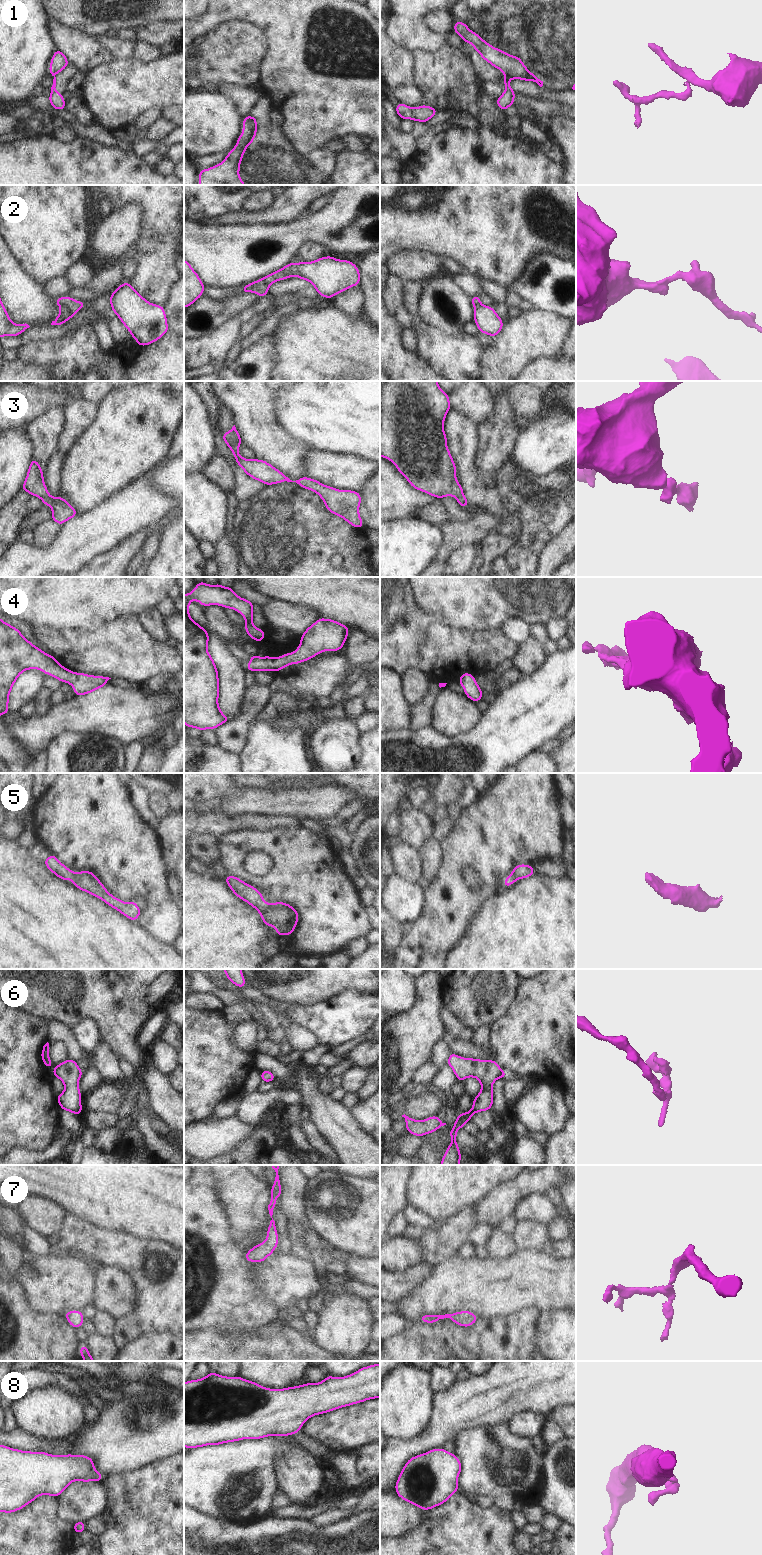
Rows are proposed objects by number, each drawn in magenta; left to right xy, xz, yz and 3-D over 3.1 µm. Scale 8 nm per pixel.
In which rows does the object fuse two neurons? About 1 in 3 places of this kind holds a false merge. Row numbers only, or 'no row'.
1, 2

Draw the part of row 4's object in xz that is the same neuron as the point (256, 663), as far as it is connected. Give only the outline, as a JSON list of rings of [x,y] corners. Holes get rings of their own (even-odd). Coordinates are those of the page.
[[[318,618],[301,635],[299,647],[293,653],[285,653],[277,658],[269,655],[258,657],[250,655],[251,659],[246,665],[247,670],[281,671],[290,664],[299,664],[307,661],[324,651],[338,651],[344,646],[349,634],[349,628],[335,620]]]

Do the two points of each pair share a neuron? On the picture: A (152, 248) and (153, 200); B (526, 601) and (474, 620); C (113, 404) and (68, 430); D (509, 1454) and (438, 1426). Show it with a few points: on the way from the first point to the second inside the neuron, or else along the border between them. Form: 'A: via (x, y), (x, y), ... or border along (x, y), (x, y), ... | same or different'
A: via (150, 236), (153, 212) | same
B: via (513, 601), (493, 601), (487, 607) | same
C: border along (97, 404), (97, 416), (82, 433) | different
D: border along (481, 1426), (466, 1428), (455, 1439) | different

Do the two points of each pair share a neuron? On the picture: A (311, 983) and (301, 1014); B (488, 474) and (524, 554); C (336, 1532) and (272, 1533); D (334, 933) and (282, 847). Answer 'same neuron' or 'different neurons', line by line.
A: different neurons
B: different neurons
C: same neuron
D: same neuron

